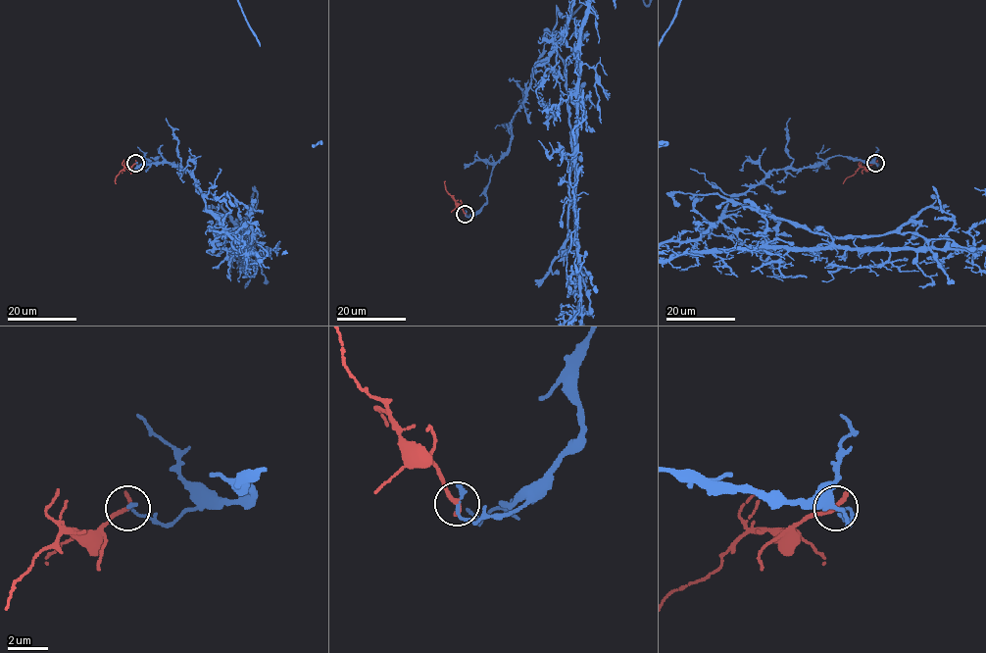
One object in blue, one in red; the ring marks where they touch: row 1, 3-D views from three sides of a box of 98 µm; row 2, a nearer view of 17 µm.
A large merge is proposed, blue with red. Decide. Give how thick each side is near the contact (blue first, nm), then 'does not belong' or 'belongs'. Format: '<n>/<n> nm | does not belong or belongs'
200/280 nm | does not belong

